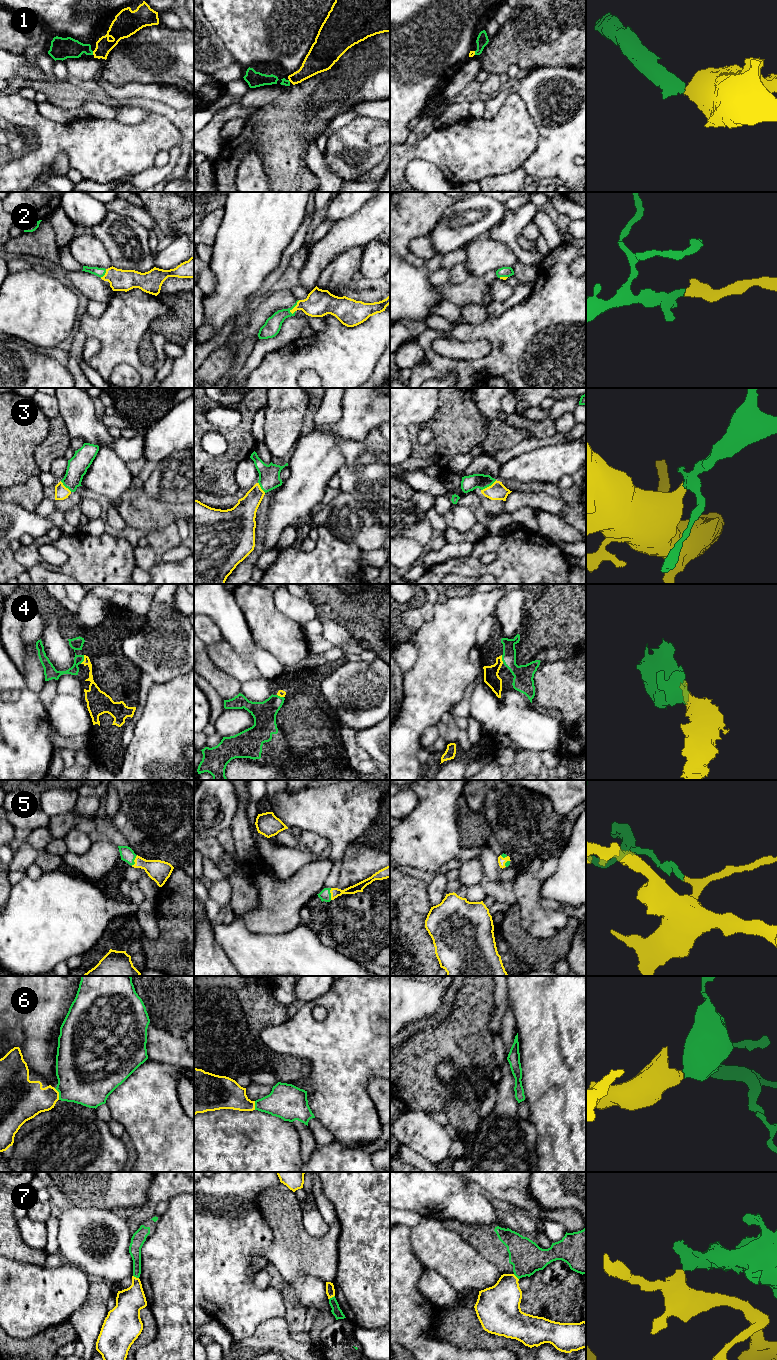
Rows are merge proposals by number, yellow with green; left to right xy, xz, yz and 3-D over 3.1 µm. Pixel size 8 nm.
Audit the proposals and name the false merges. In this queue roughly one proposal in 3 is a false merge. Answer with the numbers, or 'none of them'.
7

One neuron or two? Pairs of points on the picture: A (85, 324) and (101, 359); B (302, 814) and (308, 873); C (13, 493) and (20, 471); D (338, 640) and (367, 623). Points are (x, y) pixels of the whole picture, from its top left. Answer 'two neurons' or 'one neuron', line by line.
A: one neuron
B: two neurons
C: two neurons
D: two neurons

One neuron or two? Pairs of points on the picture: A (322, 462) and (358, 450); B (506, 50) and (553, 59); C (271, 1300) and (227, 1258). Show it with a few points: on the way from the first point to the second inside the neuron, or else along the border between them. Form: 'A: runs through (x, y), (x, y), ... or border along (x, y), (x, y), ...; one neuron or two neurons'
A: border along (335, 439), (363, 441); two neurons
B: runs through (518, 50), (541, 50); one neuron
C: runs through (257, 1300), (229, 1272); one neuron

